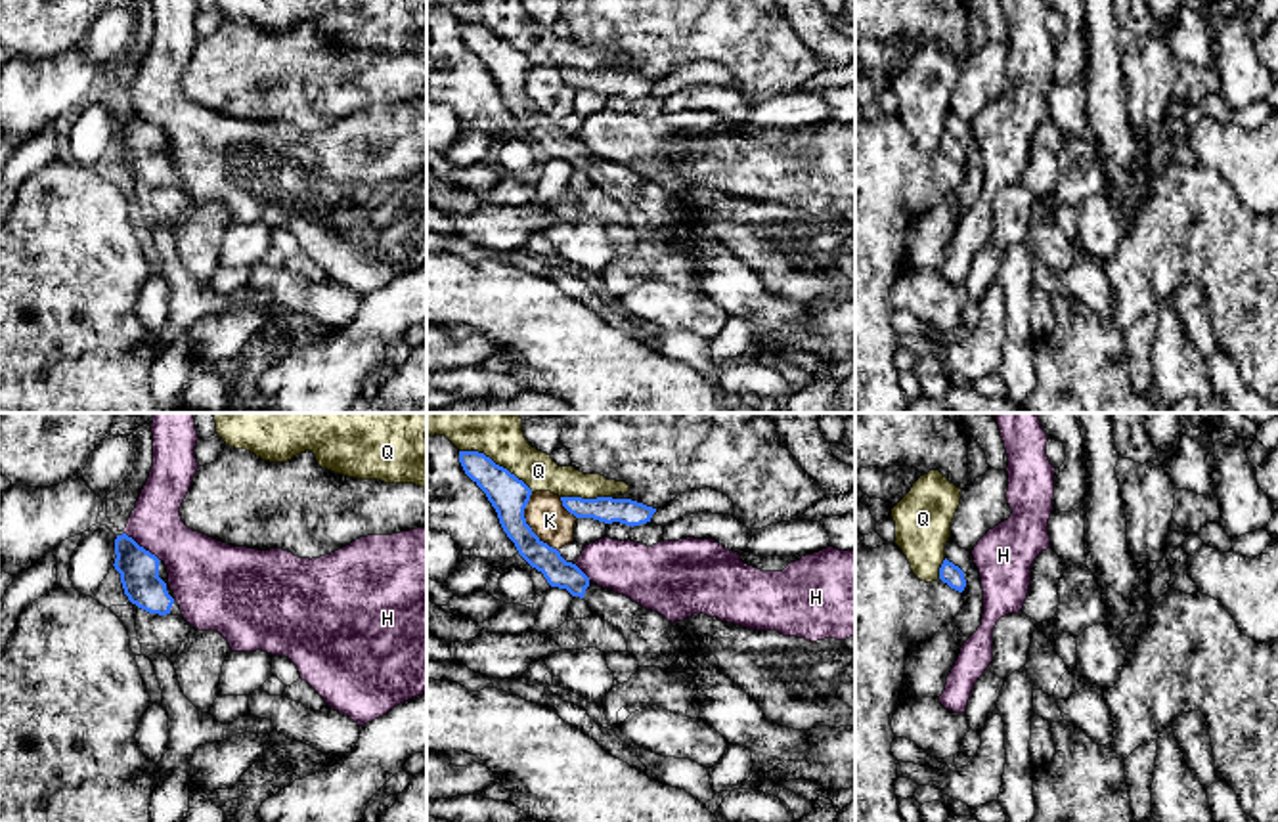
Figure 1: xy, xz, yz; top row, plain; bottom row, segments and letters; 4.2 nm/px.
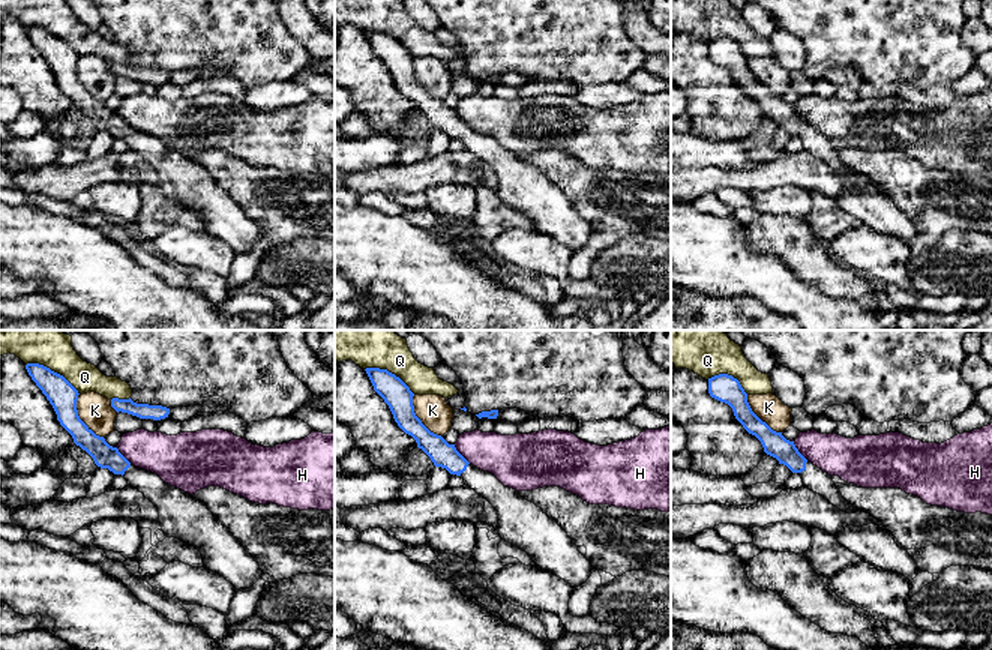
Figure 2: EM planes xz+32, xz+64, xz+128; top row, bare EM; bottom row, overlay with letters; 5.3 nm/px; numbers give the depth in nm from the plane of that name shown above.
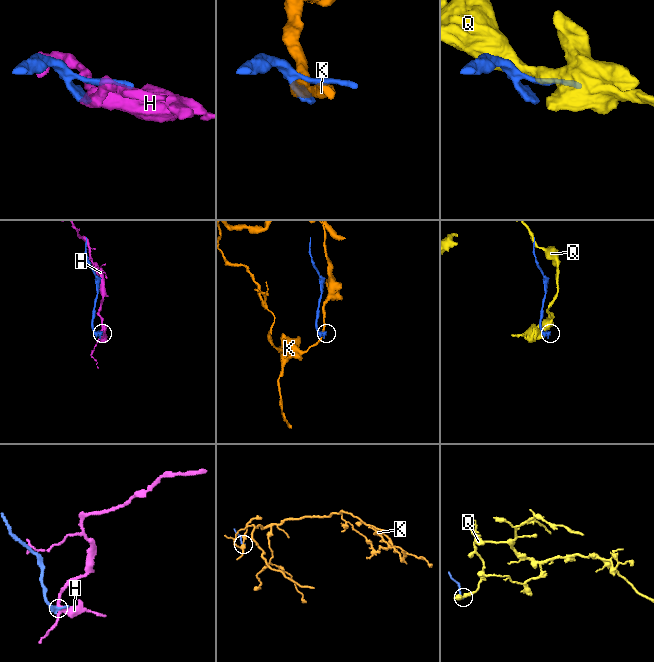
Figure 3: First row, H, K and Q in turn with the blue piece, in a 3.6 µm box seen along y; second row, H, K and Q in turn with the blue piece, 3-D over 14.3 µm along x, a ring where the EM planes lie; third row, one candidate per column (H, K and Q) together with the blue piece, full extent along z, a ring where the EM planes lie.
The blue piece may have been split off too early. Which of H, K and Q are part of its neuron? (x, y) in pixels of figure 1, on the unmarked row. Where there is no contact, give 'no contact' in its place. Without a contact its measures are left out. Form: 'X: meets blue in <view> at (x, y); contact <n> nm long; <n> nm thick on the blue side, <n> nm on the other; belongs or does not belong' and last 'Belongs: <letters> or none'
H: meets blue in xy at (142, 119); contact 200 nm long; 170 nm thick on the blue side, 260 nm on the other; does not belong
K: meets blue in xz at (527, 96); contact 280 nm long; 160 nm thick on the blue side, 170 nm on the other; does not belong
Q: meets blue in xz at (494, 35); contact 360 nm long; 160 nm thick on the blue side, 160 nm on the other; does not belong
Belongs: none

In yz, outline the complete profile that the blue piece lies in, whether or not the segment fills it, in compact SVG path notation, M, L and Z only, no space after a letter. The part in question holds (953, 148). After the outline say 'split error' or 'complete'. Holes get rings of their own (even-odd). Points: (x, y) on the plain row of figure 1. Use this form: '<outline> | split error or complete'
M947 130L939 140L939 151L958 164L966 159L964 143Z | complete

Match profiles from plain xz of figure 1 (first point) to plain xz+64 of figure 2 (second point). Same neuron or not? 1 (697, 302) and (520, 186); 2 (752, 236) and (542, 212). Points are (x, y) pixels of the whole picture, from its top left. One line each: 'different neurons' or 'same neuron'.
1: different neurons
2: different neurons

